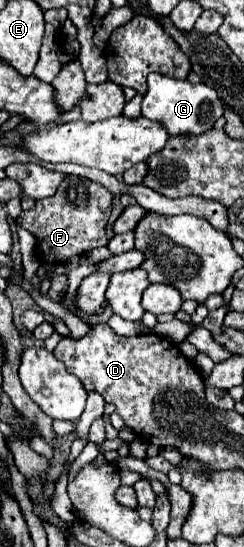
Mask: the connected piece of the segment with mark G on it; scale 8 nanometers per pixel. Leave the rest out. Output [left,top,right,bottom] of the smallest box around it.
[143,74,223,136]

